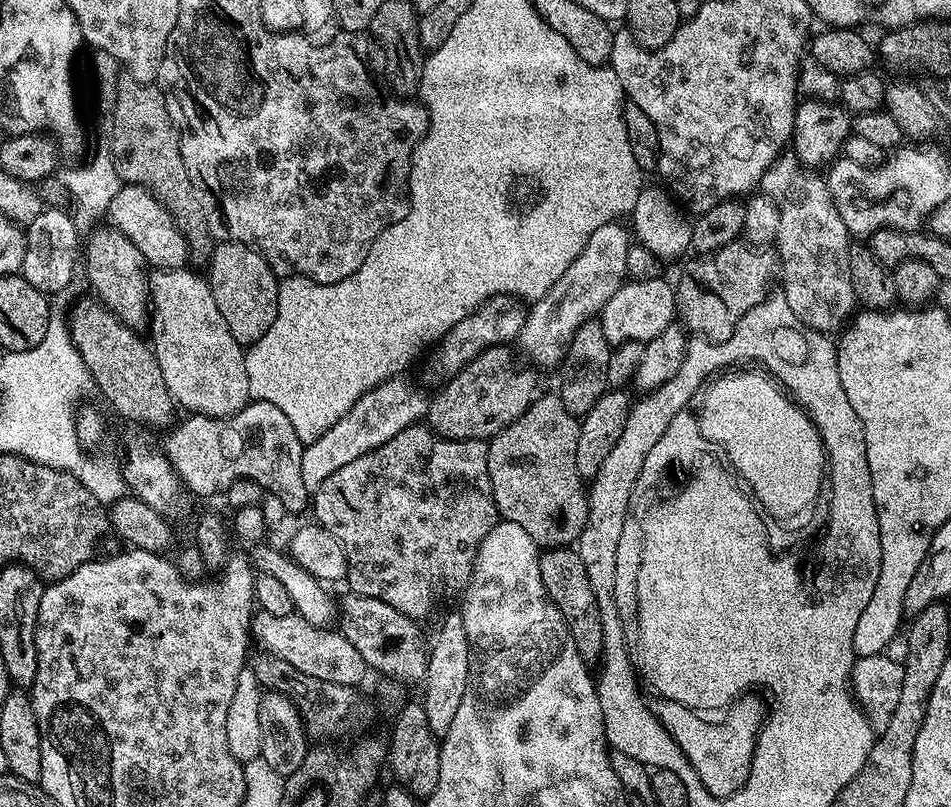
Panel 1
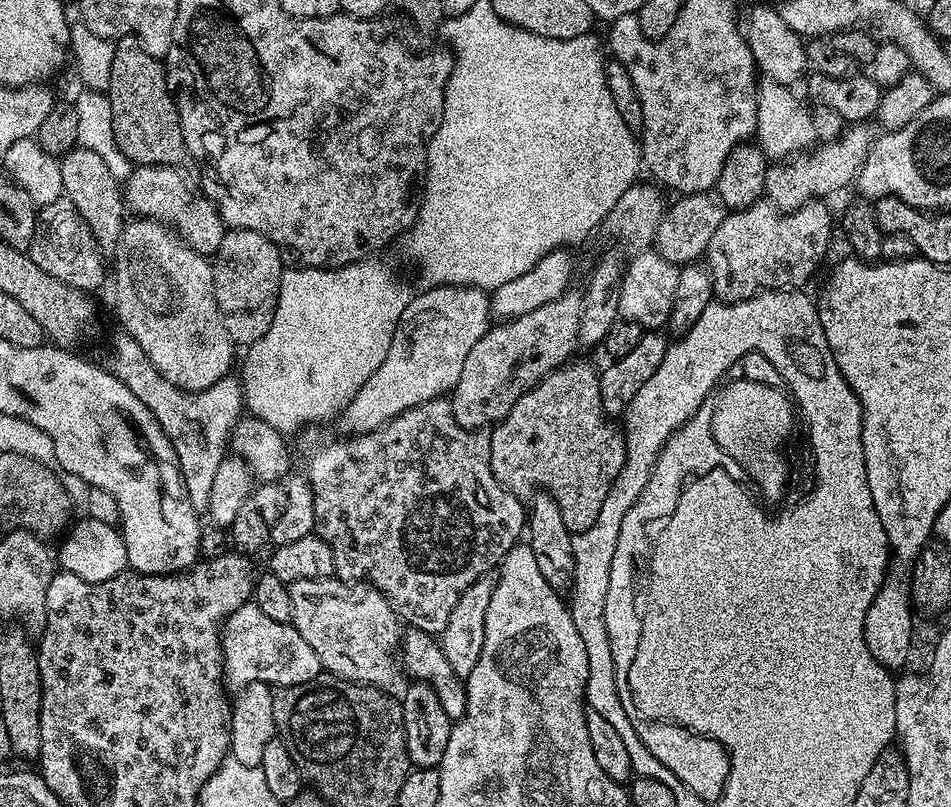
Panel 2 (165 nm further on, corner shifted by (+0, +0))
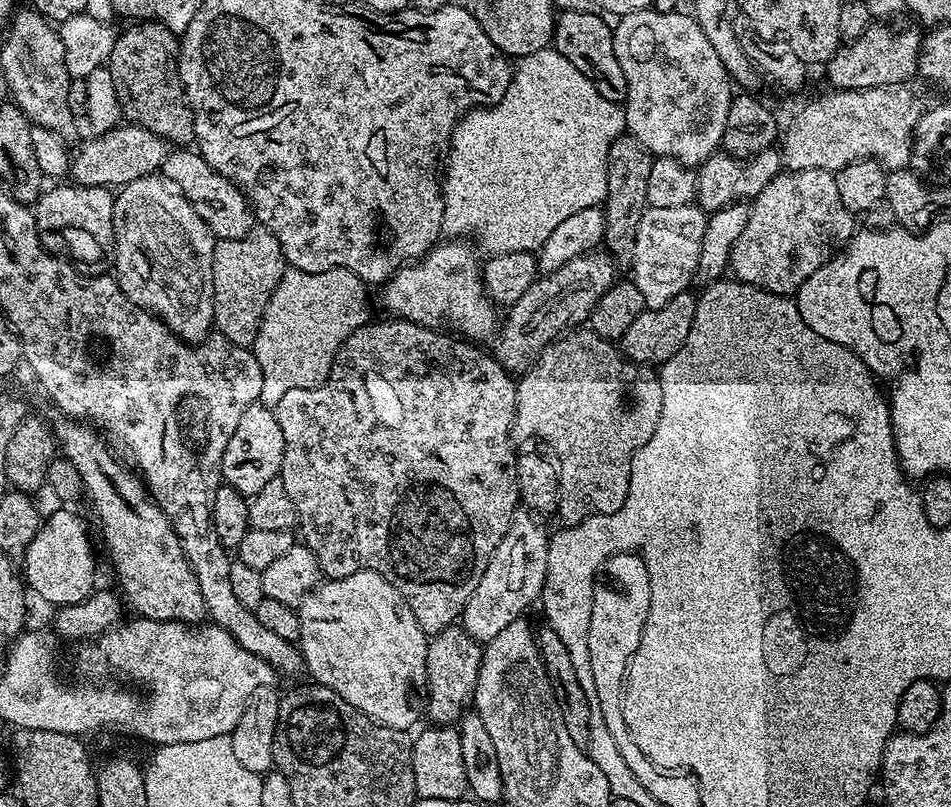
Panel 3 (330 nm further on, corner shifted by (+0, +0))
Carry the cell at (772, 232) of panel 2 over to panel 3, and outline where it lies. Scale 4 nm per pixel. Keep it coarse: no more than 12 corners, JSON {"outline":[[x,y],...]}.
{"outline":[[826,169],[781,171],[732,247],[791,297],[854,235]]}

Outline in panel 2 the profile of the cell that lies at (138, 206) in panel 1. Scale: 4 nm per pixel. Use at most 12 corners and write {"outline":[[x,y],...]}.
{"outline":[[142,164],[123,181],[137,217],[167,224],[206,257],[226,231],[181,169]]}

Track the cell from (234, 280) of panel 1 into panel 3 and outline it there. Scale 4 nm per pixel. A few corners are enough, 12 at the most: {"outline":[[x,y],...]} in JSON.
{"outline":[[254,226],[217,240],[215,331],[243,348],[258,338],[286,261]]}

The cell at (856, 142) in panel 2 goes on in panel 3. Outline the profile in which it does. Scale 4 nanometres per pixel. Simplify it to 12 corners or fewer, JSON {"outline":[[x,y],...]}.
{"outline":[[902,83],[837,89],[797,112],[792,172],[907,167],[919,96]]}

